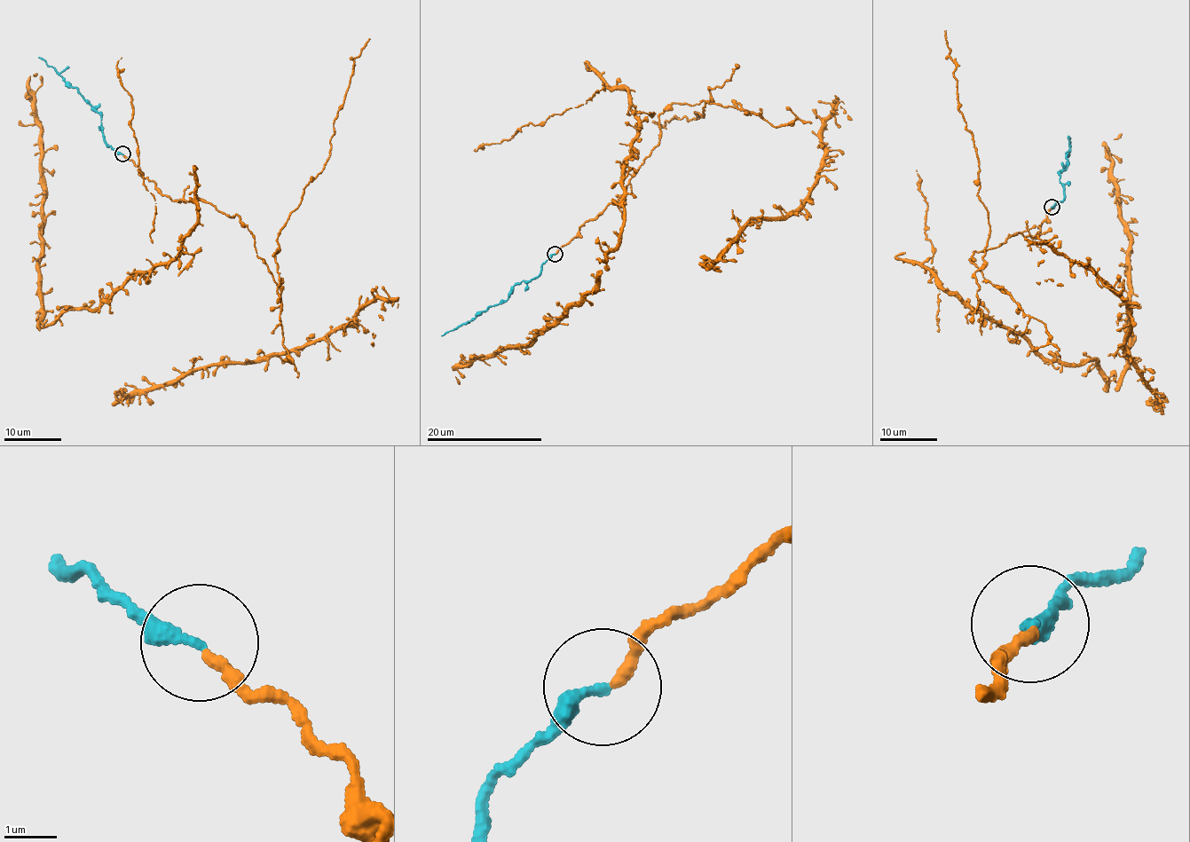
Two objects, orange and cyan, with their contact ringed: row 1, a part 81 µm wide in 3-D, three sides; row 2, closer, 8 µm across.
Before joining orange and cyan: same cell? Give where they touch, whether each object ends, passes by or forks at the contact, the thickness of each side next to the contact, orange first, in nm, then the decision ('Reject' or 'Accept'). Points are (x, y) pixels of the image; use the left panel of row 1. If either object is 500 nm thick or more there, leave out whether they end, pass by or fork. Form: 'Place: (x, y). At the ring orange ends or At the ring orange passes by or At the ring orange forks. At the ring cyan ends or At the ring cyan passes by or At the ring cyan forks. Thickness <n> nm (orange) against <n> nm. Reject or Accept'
Place: (122, 153). At the ring orange ends. At the ring cyan ends. Thickness 200 nm (orange) against 260 nm. Accept

